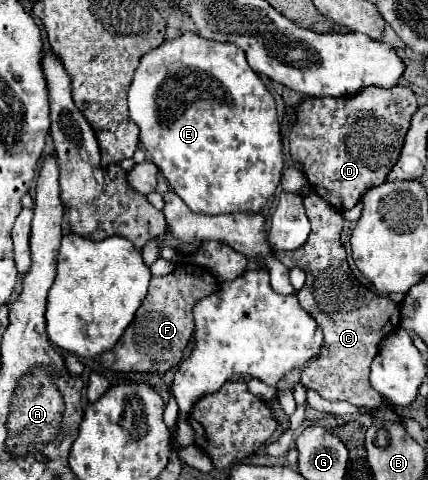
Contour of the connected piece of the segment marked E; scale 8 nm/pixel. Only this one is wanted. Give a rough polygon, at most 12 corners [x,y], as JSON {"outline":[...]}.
{"outline":[[192,32],[128,90],[146,156],[192,212],[260,212],[276,100]]}

